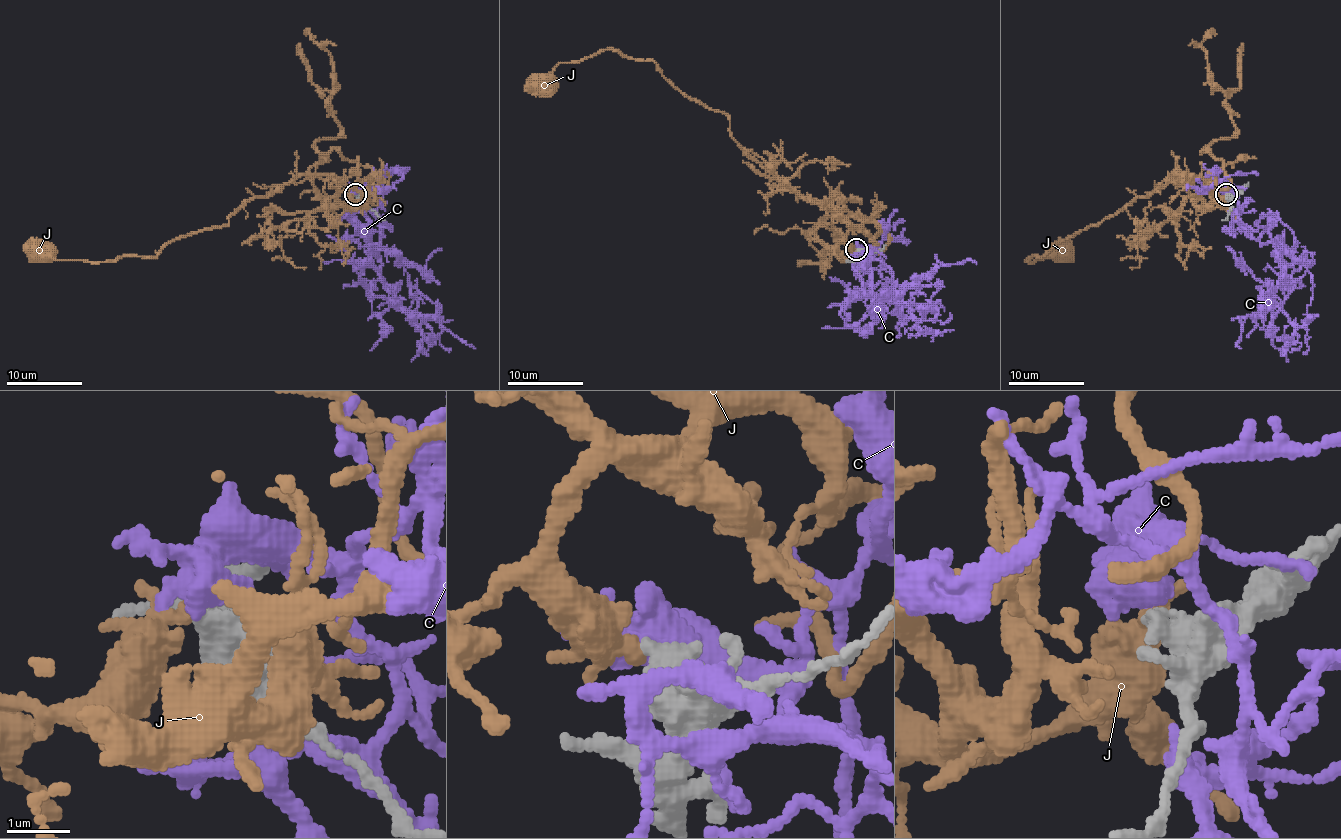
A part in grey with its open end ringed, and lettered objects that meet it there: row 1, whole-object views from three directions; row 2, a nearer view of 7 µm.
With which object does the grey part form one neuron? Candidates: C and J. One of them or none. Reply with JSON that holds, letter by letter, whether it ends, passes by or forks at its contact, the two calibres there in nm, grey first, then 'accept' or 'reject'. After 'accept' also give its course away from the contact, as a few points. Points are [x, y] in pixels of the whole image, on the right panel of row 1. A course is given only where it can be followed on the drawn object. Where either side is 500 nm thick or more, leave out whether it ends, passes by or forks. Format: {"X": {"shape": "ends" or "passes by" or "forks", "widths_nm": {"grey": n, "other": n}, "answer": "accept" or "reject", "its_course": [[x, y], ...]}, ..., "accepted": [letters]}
{"C": {"widths_nm": {"grey": 550, "other": 500}, "answer": "reject"}, "J": {"widths_nm": {"grey": 600, "other": 280}, "answer": "accept", "its_course": [[1228, 194], [1205, 209], [1194, 182], [1173, 175], [1113, 216], [1026, 261], [1039, 259], [1058, 244], [1062, 250]]}, "accepted": ["J"]}

